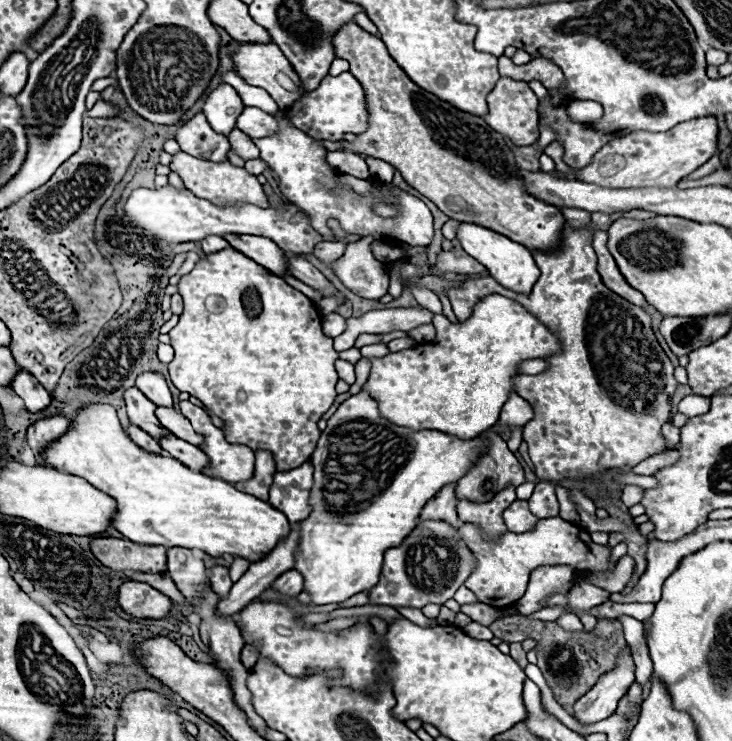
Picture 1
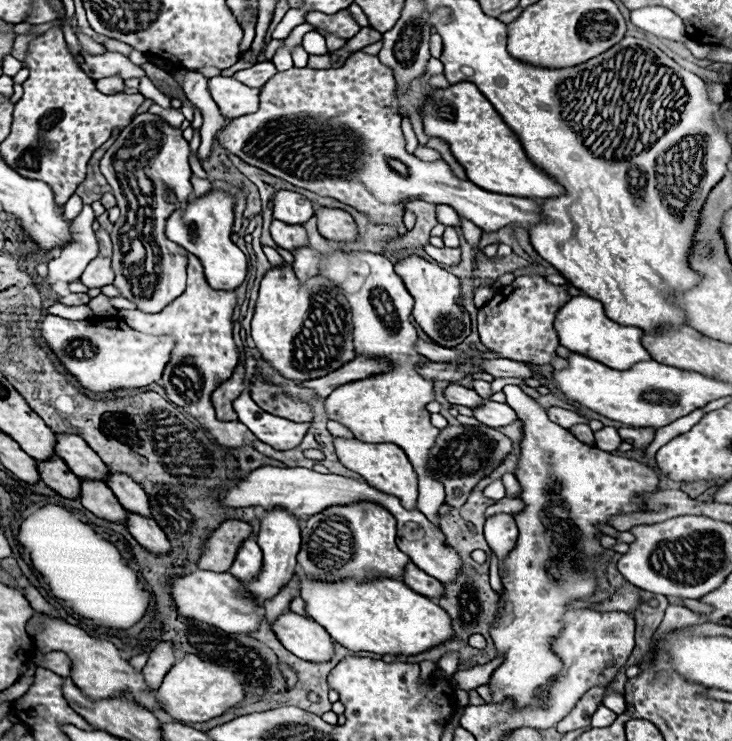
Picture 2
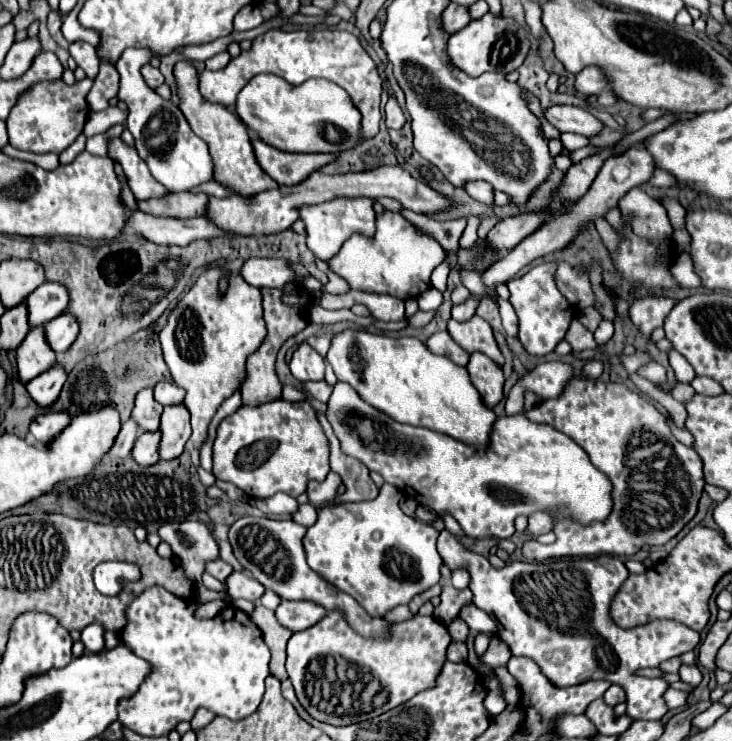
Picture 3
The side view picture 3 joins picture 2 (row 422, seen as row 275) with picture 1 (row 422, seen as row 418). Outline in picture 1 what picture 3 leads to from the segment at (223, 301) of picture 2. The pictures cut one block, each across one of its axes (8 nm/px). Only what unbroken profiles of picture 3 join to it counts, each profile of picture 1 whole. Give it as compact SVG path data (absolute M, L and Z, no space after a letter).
M188 400L180 402L180 412L192 422L194 430L204 436L200 450L208 454L210 466L204 468L202 474L220 478L230 484L252 478L254 452L248 446L226 442L222 430L212 424L210 416L202 408L190 404Z

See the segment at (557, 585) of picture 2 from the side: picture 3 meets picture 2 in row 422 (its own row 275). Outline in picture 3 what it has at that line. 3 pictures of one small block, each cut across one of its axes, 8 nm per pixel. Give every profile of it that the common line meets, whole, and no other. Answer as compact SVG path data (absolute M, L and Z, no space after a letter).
M546 262L530 268L524 276L508 282L510 304L514 306L520 320L518 340L524 344L528 354L534 354L534 356L550 354L554 346L564 338L570 322L578 316L578 310L572 308L572 304L556 288L554 276L556 276L556 264Z

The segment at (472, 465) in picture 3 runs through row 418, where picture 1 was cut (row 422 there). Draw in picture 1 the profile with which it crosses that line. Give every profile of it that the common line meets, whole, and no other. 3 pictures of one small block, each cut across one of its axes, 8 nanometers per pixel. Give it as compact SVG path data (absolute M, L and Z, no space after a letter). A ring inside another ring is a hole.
M358 392L344 400L328 420L310 462L314 466L314 486L310 492L310 504L314 506L310 516L302 522L302 550L296 554L296 570L304 574L304 590L312 594L314 604L336 604L350 596L370 590L380 580L380 566L384 552L392 546L400 546L404 538L416 526L420 510L432 500L442 486L448 486L462 478L472 462L488 450L484 434L462 440L440 430L408 430L388 422L380 416L378 402L368 392ZM512 394L508 398L508 402L504 404L502 408L502 414L500 414L500 420L494 428L490 428L488 432L494 432L494 434L500 434L500 426L506 426L508 430L514 430L514 428L524 428L530 420L534 418L534 410L532 406L520 398L518 394Z

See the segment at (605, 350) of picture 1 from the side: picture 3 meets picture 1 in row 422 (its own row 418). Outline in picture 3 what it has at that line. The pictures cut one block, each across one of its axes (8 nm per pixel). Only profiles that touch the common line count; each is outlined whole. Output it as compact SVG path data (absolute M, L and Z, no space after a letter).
M574 378L564 386L558 398L542 400L540 406L526 410L526 418L538 424L550 424L552 428L570 436L578 446L582 446L588 452L588 456L592 456L592 464L612 482L612 512L606 520L584 526L566 516L556 524L558 538L554 544L540 544L534 538L524 542L522 556L526 560L540 562L558 556L598 556L598 554L632 556L646 544L664 546L694 518L698 510L698 500L704 490L700 456L696 456L692 448L680 444L672 436L664 416L644 396L628 390L624 384L602 382L592 378Z

